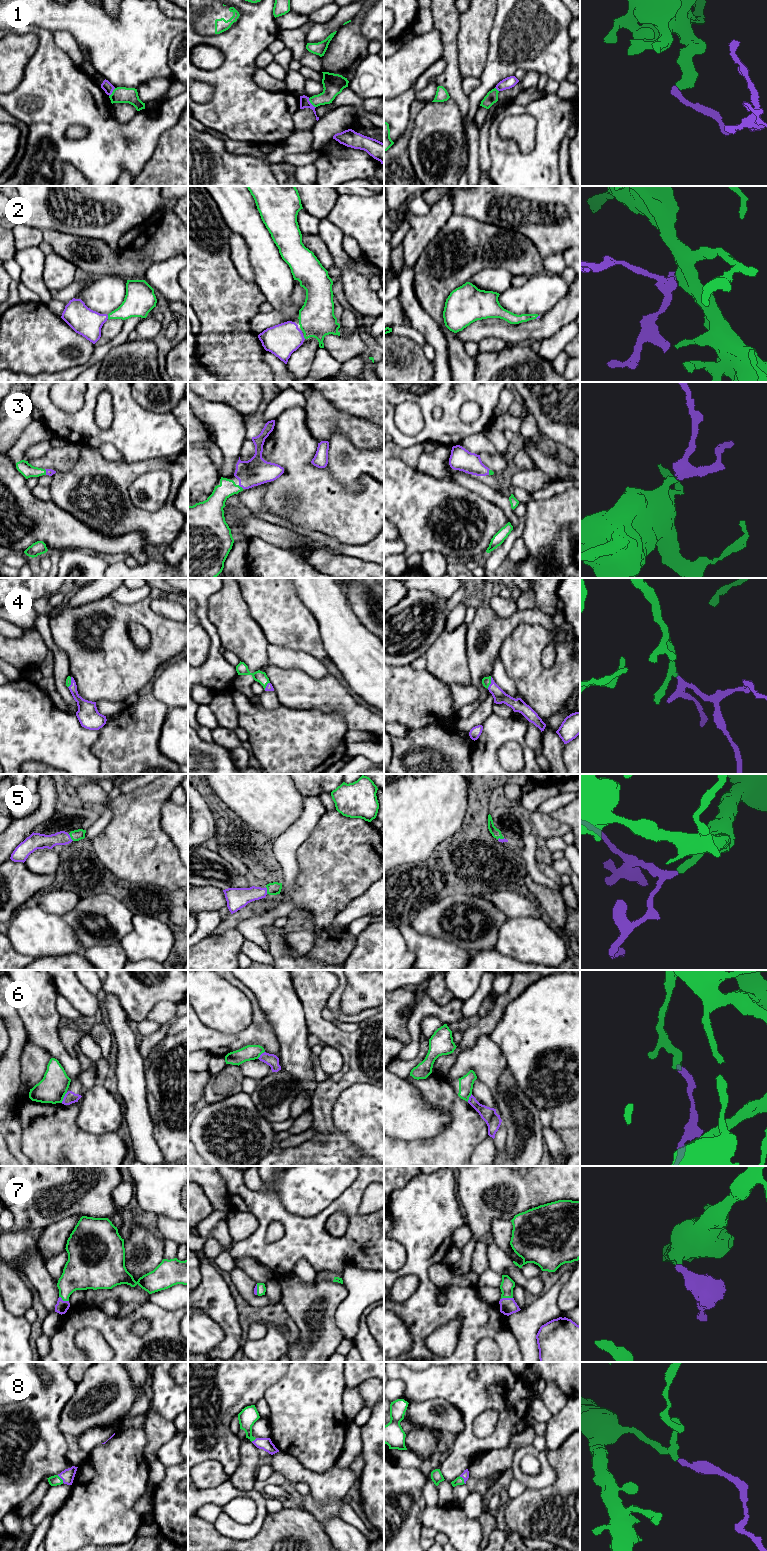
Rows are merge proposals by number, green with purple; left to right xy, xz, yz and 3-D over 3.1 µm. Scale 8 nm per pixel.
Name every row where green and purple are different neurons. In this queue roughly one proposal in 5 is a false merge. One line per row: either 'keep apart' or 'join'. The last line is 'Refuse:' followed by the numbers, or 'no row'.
1: keep apart
2: join
3: join
4: join
5: join
6: keep apart
7: join
8: join
Refuse: 1, 6

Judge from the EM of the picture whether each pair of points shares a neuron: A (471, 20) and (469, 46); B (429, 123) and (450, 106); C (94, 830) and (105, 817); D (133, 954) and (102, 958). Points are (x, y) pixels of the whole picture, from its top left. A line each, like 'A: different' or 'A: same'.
A: same
B: same
C: same
D: different

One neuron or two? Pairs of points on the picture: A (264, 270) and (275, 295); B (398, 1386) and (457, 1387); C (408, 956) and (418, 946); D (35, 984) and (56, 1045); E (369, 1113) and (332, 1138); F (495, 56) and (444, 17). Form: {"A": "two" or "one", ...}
{"A": "one", "B": "two", "C": "two", "D": "one", "E": "two", "F": "two"}

